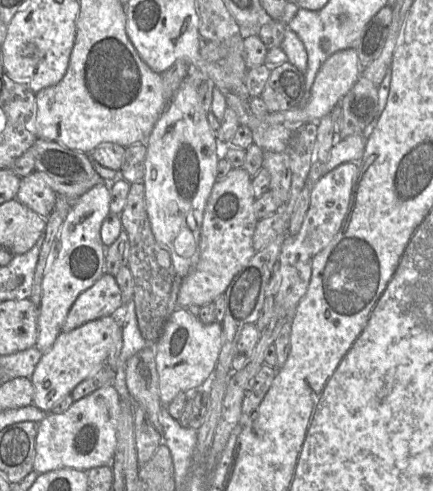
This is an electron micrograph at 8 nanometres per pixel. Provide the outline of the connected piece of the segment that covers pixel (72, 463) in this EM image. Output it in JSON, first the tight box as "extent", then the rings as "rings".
{"extent":[34,385,121,474],"rings":[[[111,385],[75,401],[61,414],[47,414],[38,423],[35,444],[34,470],[38,474],[70,468],[88,471],[110,465],[117,445],[117,427],[121,413],[121,400]]]}

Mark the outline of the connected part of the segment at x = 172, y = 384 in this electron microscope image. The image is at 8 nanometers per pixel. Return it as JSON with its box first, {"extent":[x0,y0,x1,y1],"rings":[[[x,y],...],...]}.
{"extent":[153,307,221,407],"rings":[[[177,307],[167,318],[162,333],[153,344],[158,373],[159,397],[166,407],[178,394],[190,393],[212,381],[220,350],[221,324],[204,325],[195,316]]]}

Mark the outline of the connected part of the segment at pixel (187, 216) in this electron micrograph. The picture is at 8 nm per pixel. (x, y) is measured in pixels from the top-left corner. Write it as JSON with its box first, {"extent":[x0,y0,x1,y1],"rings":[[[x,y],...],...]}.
{"extent":[145,83,217,279],"rings":[[[182,83],[155,123],[147,141],[145,158],[146,212],[151,230],[171,258],[176,277],[184,279],[199,259],[199,239],[204,209],[216,180],[217,138],[213,135],[197,92],[196,83]]]}

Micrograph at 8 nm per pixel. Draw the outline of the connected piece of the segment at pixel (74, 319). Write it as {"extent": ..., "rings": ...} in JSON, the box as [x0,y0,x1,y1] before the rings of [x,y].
{"extent":[62,273,121,332],"rings":[[[104,273],[93,286],[82,292],[77,297],[67,314],[65,322],[63,323],[62,331],[69,332],[87,322],[97,320],[105,316],[111,316],[121,305],[121,291],[114,276]]]}

